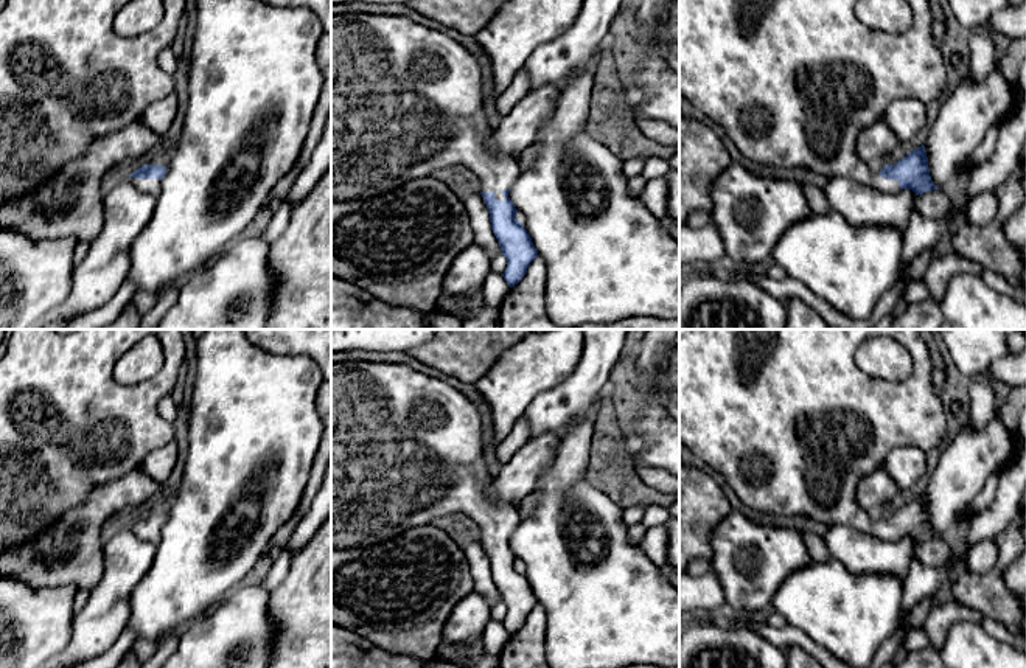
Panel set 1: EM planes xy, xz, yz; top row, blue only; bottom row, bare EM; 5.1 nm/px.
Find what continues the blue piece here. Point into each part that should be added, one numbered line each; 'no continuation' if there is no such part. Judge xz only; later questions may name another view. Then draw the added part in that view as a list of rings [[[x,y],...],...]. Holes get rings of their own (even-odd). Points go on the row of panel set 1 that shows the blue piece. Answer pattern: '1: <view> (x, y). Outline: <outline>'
1: xz (406, 100). Outline: [[[347,12],[331,16],[331,200],[361,200],[389,193],[404,183],[424,177],[452,176],[455,168],[465,168],[476,177],[479,190],[493,191],[497,200],[504,200],[504,190],[516,182],[521,166],[518,160],[496,155],[488,151],[485,141],[493,132],[482,99],[482,68],[479,61],[457,40],[449,36],[412,22],[404,16]]]

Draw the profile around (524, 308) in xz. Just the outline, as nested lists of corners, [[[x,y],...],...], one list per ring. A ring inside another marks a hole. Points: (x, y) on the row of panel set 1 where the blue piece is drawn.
[[[538,255],[499,306],[501,329],[679,329],[679,317],[628,317],[612,323],[558,326],[546,311],[546,277],[546,261]]]

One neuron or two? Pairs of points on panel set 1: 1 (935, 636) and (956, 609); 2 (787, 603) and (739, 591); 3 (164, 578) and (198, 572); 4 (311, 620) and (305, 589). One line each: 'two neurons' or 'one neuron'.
1: one neuron
2: two neurons
3: one neuron
4: one neuron

